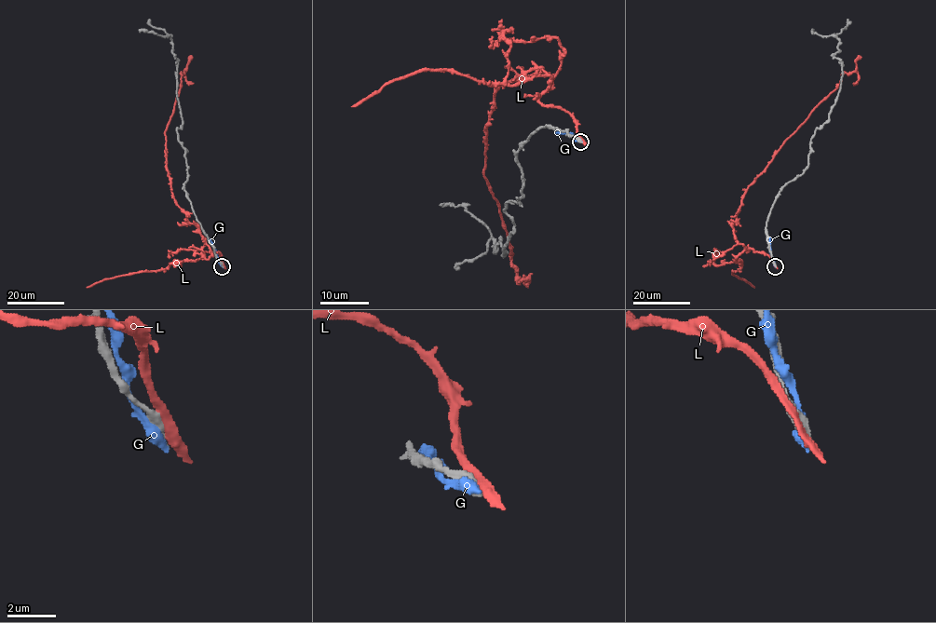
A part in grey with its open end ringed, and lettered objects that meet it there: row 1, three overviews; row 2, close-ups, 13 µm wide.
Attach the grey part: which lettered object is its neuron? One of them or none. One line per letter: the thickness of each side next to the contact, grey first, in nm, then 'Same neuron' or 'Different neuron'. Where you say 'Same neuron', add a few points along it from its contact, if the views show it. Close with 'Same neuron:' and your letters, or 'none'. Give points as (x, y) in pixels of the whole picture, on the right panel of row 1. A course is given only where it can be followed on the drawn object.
G: Thickness 360 nm (grey) against 320 nm. Different neuron
L: Thickness 500 nm (grey) against 320 nm. Different neuron
Same neuron: none

